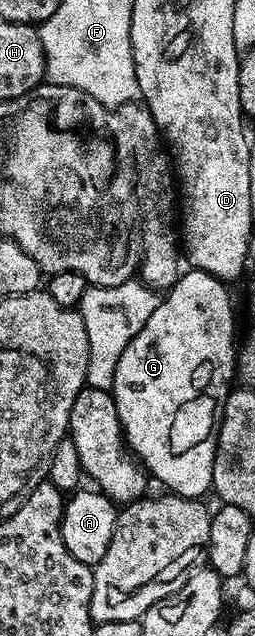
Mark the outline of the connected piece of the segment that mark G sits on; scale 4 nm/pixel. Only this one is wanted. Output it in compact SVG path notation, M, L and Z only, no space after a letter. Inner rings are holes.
M204 270L188 271L180 273L153 316L145 320L145 328L121 352L110 392L117 404L124 439L148 475L170 493L202 499L203 493L211 490L213 480L217 419L232 389L231 377L234 379L237 374L237 338L235 342L235 310L231 307L228 283Z

